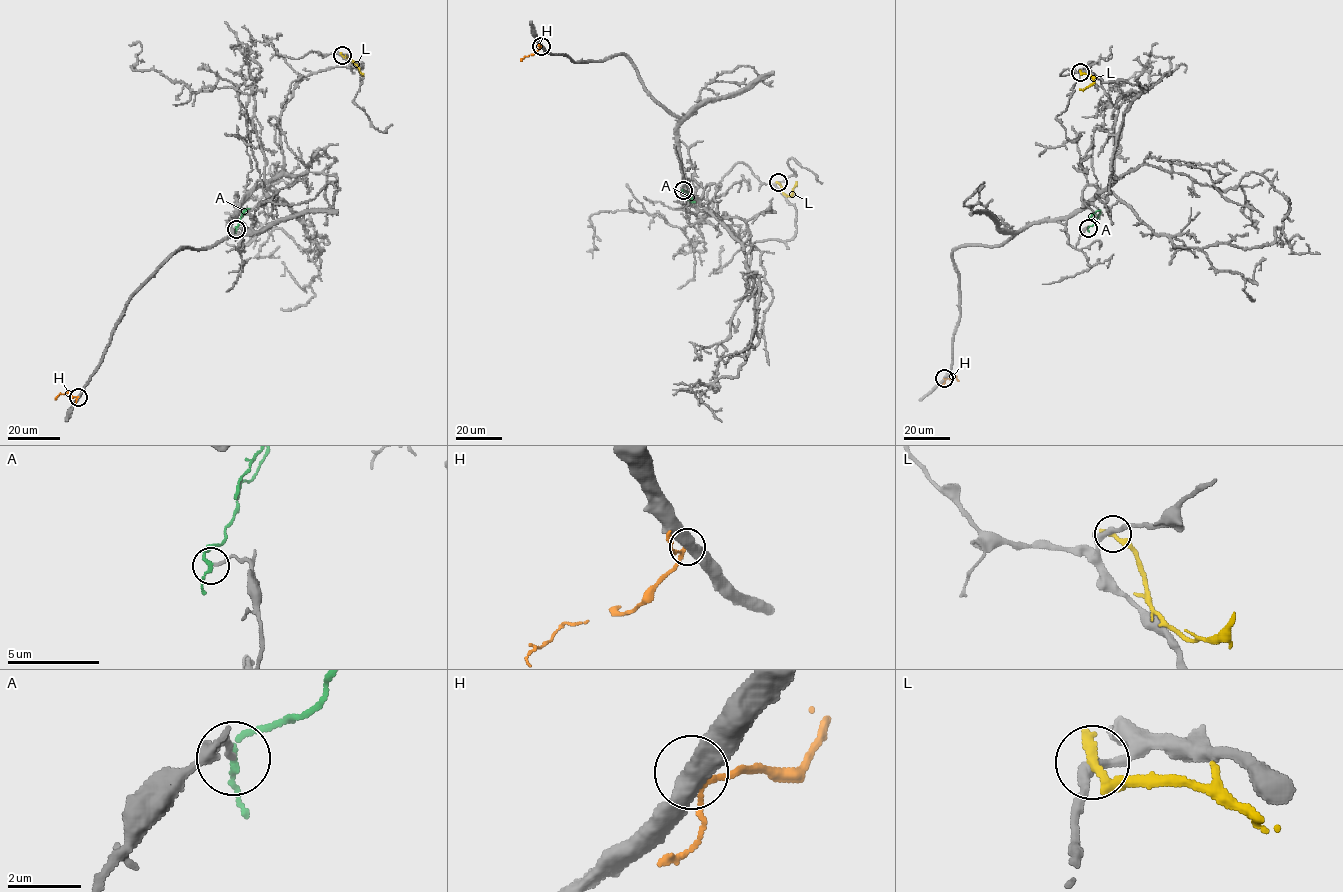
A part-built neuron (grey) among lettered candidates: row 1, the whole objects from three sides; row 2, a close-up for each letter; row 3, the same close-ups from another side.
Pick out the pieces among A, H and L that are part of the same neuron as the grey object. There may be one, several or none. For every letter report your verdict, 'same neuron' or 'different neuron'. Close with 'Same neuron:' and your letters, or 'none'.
A: same neuron
H: different neuron
L: different neuron
Same neuron: A

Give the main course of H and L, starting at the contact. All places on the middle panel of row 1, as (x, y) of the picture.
H: (541, 46), (521, 61)
L: (777, 182), (781, 190), (790, 196), (797, 181)

